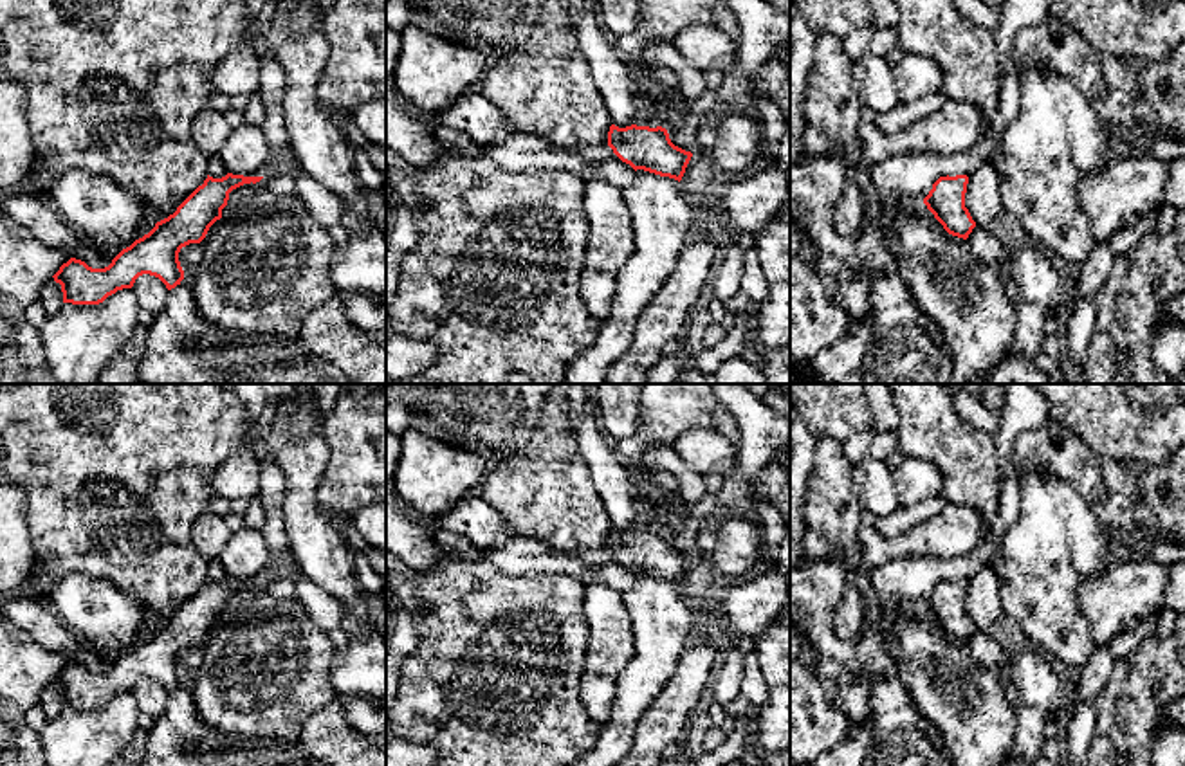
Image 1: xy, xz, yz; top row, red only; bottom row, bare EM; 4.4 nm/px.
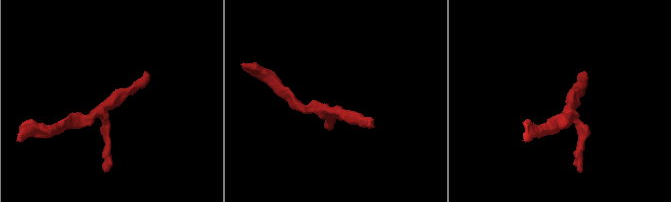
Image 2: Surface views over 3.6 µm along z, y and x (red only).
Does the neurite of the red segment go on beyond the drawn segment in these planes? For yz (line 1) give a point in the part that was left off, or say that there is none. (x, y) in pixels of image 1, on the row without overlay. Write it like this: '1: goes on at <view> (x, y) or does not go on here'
1: does not go on here

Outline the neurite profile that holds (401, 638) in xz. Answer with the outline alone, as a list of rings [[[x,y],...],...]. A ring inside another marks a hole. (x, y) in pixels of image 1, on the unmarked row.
[[[386,573],[386,712],[393,708],[402,661],[415,651],[417,633],[409,611],[391,591]]]

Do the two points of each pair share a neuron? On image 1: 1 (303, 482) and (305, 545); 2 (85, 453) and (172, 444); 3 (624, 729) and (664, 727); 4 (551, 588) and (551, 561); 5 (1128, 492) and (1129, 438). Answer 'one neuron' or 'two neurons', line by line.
1: one neuron
2: one neuron
3: two neurons
4: two neurons
5: two neurons

